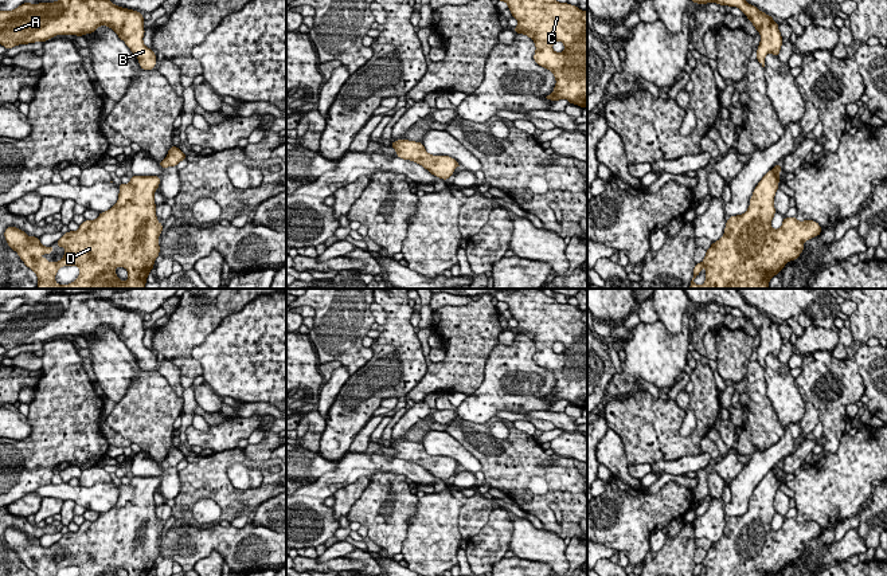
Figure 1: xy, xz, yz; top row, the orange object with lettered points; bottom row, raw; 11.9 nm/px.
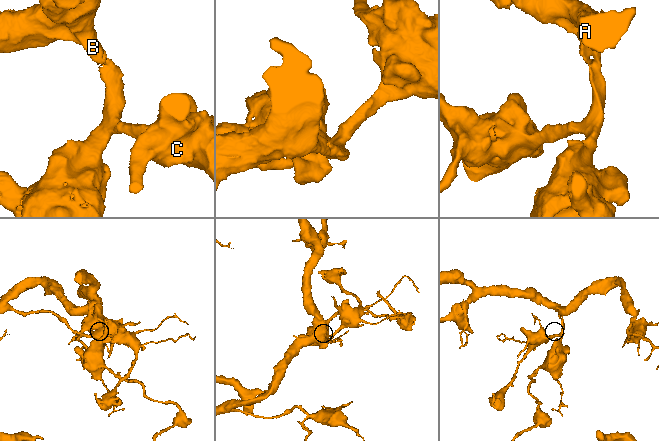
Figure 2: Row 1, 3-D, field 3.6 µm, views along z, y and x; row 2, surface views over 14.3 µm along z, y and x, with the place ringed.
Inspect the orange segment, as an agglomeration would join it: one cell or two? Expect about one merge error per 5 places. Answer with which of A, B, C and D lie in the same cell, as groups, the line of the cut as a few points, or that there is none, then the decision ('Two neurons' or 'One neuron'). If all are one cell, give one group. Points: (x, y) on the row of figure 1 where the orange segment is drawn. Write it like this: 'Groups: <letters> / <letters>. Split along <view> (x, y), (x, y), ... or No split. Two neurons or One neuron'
Groups: A B C D. No split. One neuron

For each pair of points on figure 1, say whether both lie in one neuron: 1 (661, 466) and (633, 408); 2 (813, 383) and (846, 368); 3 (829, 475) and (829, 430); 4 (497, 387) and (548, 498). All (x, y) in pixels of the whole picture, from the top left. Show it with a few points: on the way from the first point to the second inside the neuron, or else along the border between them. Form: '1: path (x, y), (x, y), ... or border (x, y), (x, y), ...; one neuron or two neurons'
1: border (690, 455), (657, 459), (651, 465); two neurons
2: path (821, 380), (837, 375); one neuron
3: border (844, 433), (839, 447), (825, 458); two neurons
4: border (495, 415), (483, 423), (464, 420); two neurons

